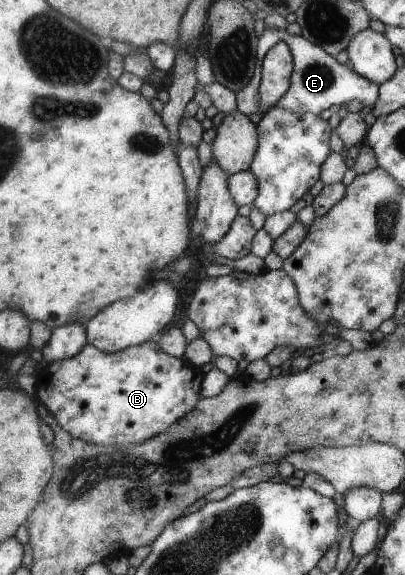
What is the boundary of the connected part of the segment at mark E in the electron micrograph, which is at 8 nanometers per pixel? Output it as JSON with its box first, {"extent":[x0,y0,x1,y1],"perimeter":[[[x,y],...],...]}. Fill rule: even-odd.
{"extent":[235,28,380,117],"perimeter":[[[264,28],[262,34],[257,38],[255,52],[255,67],[249,83],[241,90],[235,92],[237,105],[235,110],[246,116],[257,117],[265,112],[259,112],[259,86],[261,81],[262,61],[268,49],[277,42],[285,42],[290,49],[292,57],[292,68],[289,76],[289,85],[286,92],[275,102],[274,107],[287,110],[290,113],[312,113],[318,115],[322,110],[344,105],[348,101],[359,100],[363,106],[372,108],[376,105],[380,86],[376,83],[362,78],[362,75],[354,72],[350,66],[339,64],[332,55],[326,54],[322,47],[302,38],[302,35],[290,35],[285,30]]]}

